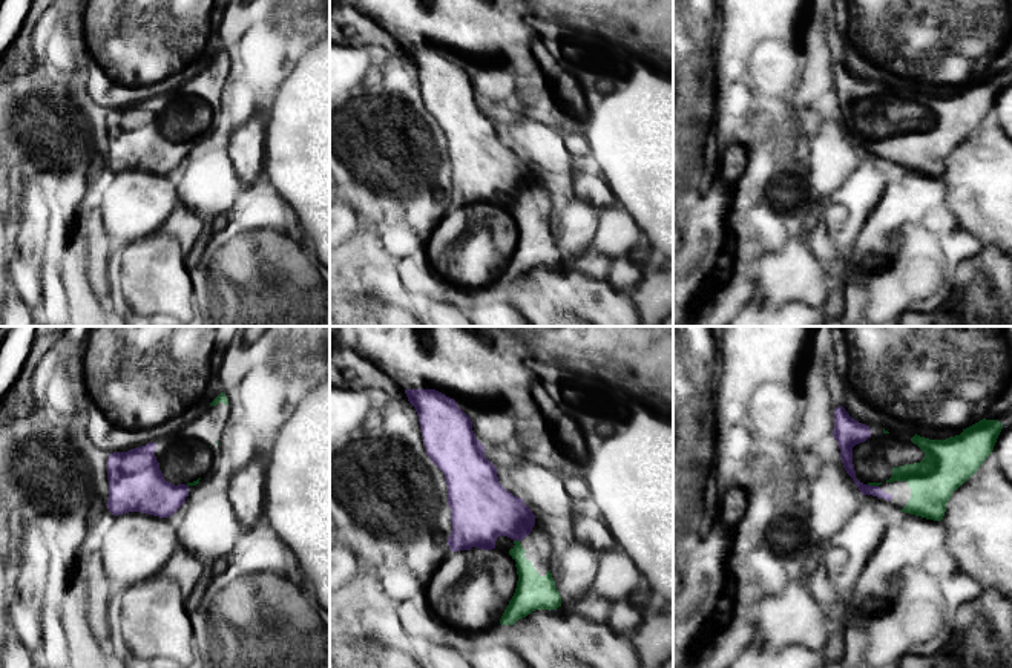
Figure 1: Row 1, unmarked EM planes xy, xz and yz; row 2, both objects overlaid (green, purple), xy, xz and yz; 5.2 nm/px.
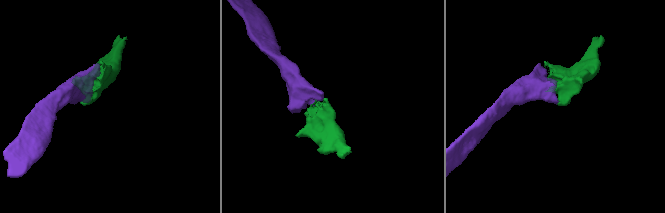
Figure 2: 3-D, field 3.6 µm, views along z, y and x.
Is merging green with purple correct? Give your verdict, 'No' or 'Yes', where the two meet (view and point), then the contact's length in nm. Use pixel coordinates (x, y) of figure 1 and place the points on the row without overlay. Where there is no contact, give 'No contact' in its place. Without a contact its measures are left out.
Yes. Touches green at xz (517, 198). Shared border 30 nm

